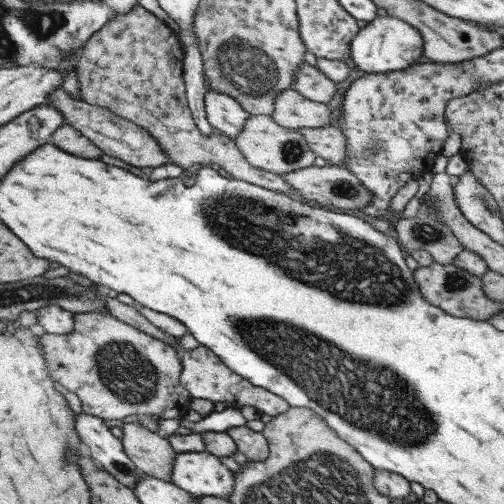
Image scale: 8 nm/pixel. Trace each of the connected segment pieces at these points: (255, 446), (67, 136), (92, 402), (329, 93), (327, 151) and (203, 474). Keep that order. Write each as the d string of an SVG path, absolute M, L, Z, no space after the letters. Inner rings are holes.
M245 425L229 428L228 434L248 461L265 462L270 458L270 445L263 432L253 432Z
M65 124L60 126L52 137L52 142L55 143L62 151L69 154L80 156L86 159L99 159L103 152L93 141L74 126Z
M76 313L76 328L69 334L43 334L44 356L56 382L75 393L82 404L82 410L103 420L128 421L139 416L157 415L161 419L182 417L191 410L192 394L180 381L184 372L181 353L163 340L153 338L139 328L117 320L110 313Z
M308 63L299 67L295 83L297 93L321 104L327 104L336 93L336 82Z
M325 125L313 128L298 128L312 151L319 158L329 160L332 165L340 164L345 158L346 140L338 127Z
M208 451L204 452L185 452L177 455L175 468L172 472L172 482L179 488L184 488L191 492L195 497L215 496L227 499L233 494L236 486L236 474L231 472L218 456Z

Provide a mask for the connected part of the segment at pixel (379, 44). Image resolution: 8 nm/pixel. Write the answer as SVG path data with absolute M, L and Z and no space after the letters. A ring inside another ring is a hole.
M375 16L355 38L351 40L351 62L365 73L381 73L403 70L422 56L422 40L417 30L396 17Z

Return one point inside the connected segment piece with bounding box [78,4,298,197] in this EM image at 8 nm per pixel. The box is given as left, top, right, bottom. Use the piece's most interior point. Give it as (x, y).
(134, 65)

